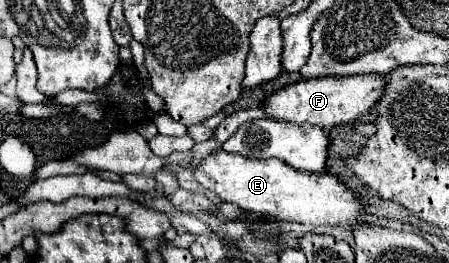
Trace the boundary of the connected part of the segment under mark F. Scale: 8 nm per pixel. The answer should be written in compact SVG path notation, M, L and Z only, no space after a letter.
M357 74L357 76L331 76L331 78L311 78L311 80L301 80L297 84L291 84L287 88L277 90L273 96L269 96L265 100L265 112L275 118L275 120L287 120L287 122L295 122L295 124L317 124L317 126L337 126L337 124L345 124L345 122L353 122L357 120L361 114L367 114L377 100L381 100L383 92L385 92L385 76L383 74Z

